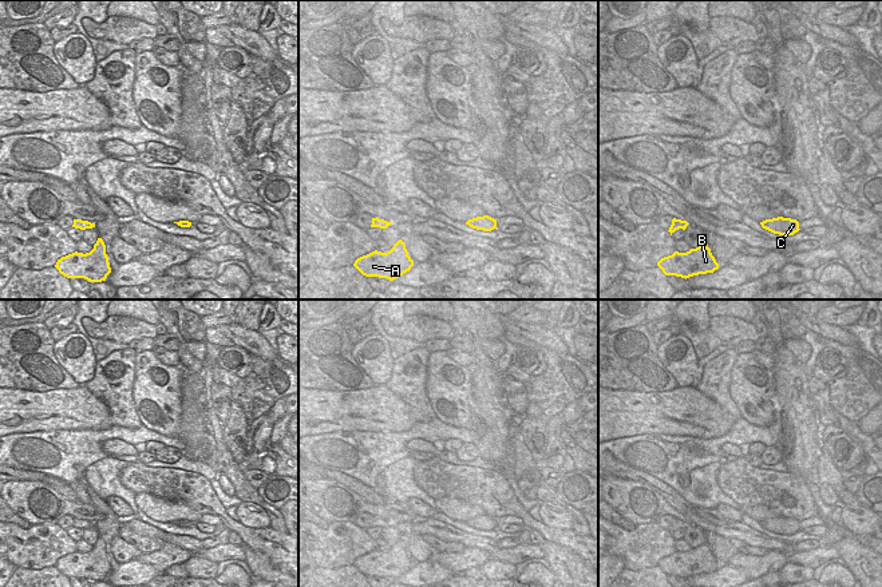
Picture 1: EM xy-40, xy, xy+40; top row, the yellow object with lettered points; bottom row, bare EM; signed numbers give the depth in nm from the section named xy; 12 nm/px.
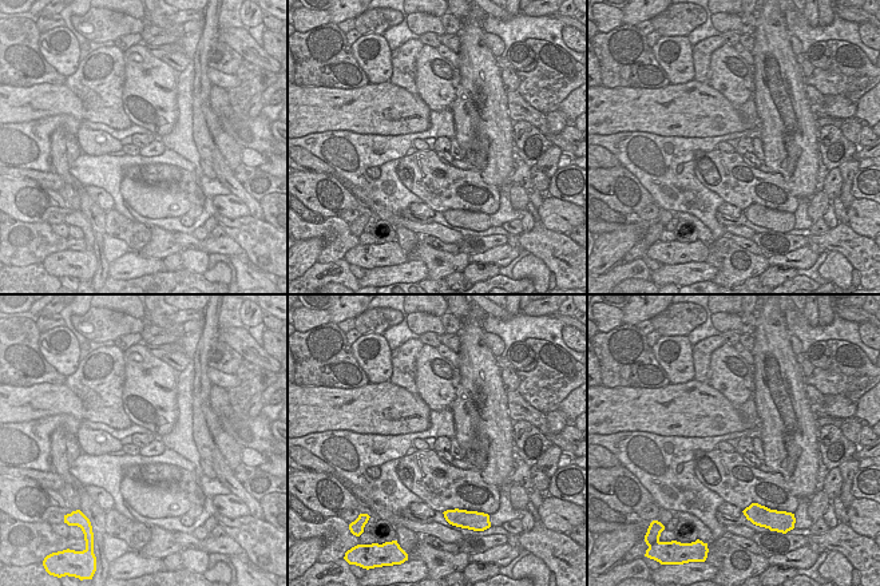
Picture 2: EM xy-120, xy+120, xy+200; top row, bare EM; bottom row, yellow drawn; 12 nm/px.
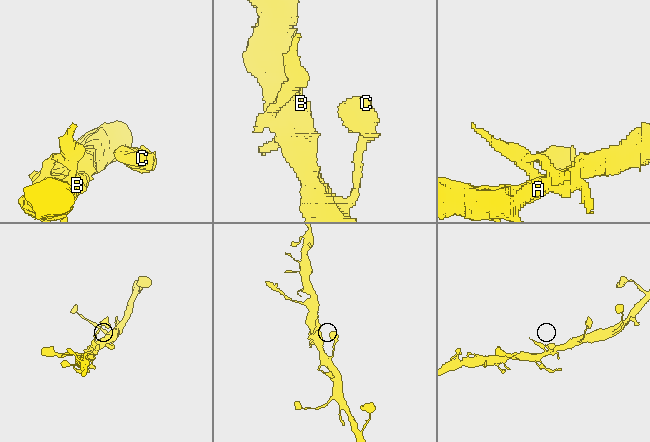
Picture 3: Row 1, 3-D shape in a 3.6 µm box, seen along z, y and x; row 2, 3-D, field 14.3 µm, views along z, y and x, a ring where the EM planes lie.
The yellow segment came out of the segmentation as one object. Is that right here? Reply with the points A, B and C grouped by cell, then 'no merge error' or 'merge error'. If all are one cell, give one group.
groups A B C; no merge error

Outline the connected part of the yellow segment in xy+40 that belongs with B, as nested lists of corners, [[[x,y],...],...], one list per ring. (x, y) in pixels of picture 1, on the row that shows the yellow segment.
[[[707,243],[687,253],[675,251],[672,255],[661,258],[657,266],[665,275],[676,275],[685,279],[699,274],[713,273],[719,269],[719,263]]]

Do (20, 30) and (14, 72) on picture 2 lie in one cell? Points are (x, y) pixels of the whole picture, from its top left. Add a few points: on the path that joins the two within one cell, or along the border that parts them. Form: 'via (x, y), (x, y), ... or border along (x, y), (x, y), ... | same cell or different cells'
via (16, 40), (14, 43), (14, 62) | same cell

